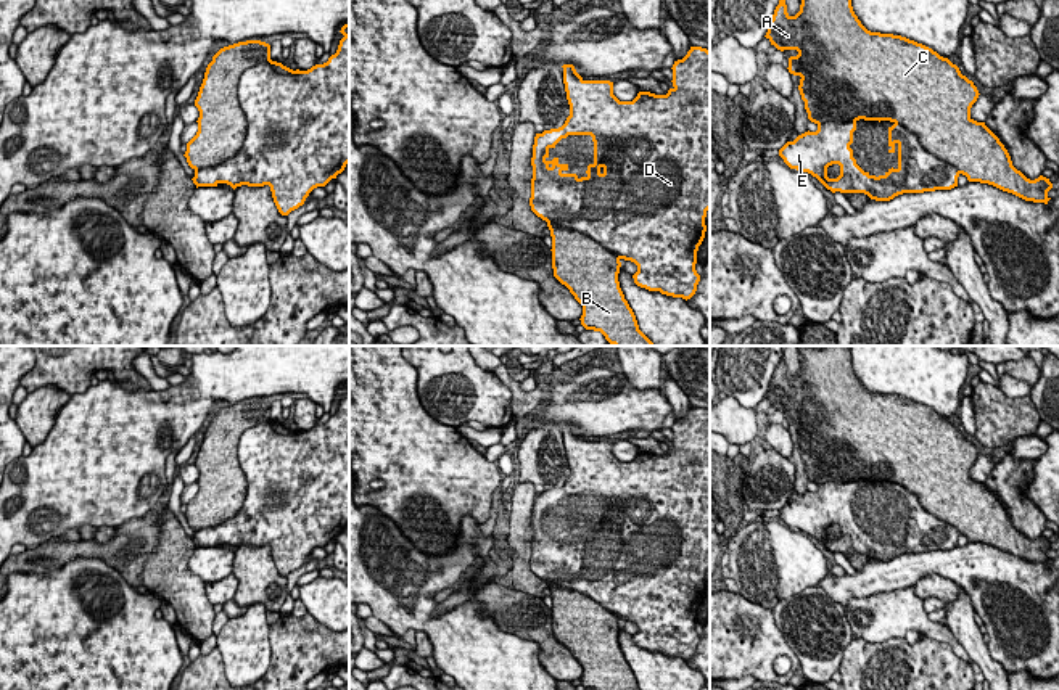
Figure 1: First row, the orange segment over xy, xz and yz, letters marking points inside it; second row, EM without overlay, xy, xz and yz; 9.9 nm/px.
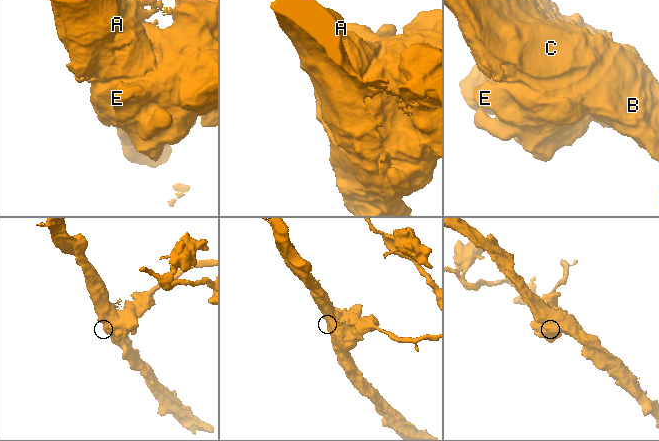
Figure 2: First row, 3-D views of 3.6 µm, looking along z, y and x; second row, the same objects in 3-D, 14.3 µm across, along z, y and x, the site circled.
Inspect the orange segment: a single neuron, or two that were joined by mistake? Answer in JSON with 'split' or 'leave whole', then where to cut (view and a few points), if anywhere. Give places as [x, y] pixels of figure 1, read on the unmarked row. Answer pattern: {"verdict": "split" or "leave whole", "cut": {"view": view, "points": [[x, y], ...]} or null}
{"verdict": "split", "cut": {"view": "xy", "points": [[269, 418], [238, 441], [242, 507], [195, 531]]}}

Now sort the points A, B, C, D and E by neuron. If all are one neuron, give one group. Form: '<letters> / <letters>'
A B C / D E

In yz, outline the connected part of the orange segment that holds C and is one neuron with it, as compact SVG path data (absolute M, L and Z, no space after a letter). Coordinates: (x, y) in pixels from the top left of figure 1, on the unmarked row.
M800 346L800 354L801 365L795 376L787 373L785 359L781 357L764 397L781 412L798 412L789 418L787 429L801 437L798 450L811 483L847 484L864 479L901 484L917 495L929 513L954 526L969 542L988 544L1025 561L1048 565L1053 548L1049 539L1027 539L1012 526L1007 510L985 483L970 478L980 454L956 425L906 397L867 391L853 372L848 346Z

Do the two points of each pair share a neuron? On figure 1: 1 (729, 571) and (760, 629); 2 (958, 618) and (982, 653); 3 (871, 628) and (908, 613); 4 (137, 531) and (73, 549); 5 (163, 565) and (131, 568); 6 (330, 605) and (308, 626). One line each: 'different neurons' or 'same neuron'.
1: different neurons
2: same neuron
3: same neuron
4: same neuron
5: different neurons
6: different neurons

